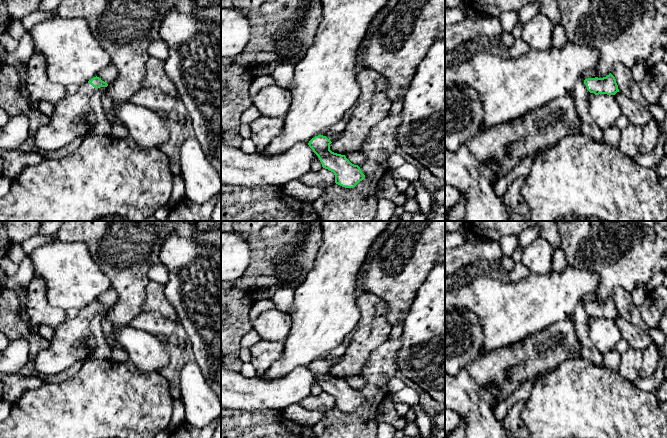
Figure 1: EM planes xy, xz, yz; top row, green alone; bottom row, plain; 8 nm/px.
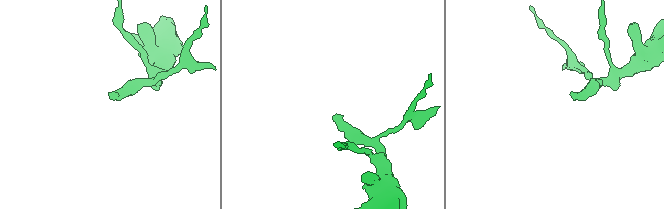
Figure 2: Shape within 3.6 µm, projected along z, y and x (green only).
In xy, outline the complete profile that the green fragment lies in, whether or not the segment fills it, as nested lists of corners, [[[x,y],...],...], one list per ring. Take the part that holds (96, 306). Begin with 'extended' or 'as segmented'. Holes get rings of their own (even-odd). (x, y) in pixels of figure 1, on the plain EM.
extended; [[[96,300],[79,311],[75,318],[67,319],[56,327],[48,347],[36,355],[34,364],[37,372],[41,375],[59,374],[75,363],[90,359],[96,349],[90,321],[99,311],[107,310]]]

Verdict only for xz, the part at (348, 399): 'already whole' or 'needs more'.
already whole

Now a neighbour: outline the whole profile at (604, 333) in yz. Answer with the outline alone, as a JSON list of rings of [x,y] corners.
[[[599,318],[590,324],[590,339],[602,354],[614,349],[622,339],[615,319]]]

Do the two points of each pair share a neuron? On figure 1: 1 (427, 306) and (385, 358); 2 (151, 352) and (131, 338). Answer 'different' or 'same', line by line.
1: different
2: same

